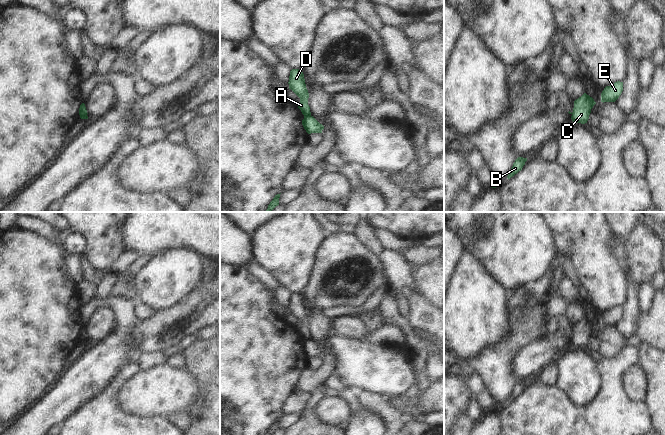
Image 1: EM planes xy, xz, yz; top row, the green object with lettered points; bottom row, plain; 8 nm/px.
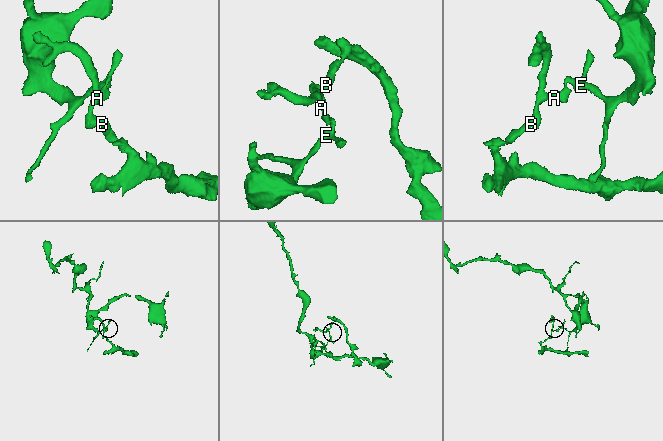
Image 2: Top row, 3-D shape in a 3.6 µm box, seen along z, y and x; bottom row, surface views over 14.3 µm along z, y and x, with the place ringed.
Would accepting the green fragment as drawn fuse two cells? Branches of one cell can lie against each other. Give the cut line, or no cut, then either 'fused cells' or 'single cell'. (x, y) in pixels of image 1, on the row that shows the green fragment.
xz (310, 114), (304, 117) | fused cells

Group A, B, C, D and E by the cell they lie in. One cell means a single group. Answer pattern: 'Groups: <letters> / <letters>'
Groups: A B D / C E

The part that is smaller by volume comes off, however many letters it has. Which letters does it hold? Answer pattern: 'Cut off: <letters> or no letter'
Cut off: A, B, D

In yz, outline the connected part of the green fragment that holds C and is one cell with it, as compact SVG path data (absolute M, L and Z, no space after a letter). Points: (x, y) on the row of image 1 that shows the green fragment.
M584 93L581 97L574 101L574 108L571 119L573 123L587 123L591 109L596 104L594 99Z

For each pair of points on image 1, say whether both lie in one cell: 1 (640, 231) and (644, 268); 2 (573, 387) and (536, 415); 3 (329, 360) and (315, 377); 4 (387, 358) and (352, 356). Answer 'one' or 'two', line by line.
1: one
2: two
3: one
4: one

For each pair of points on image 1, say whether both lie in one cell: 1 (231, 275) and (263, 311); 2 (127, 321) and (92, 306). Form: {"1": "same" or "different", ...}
{"1": "same", "2": "same"}

